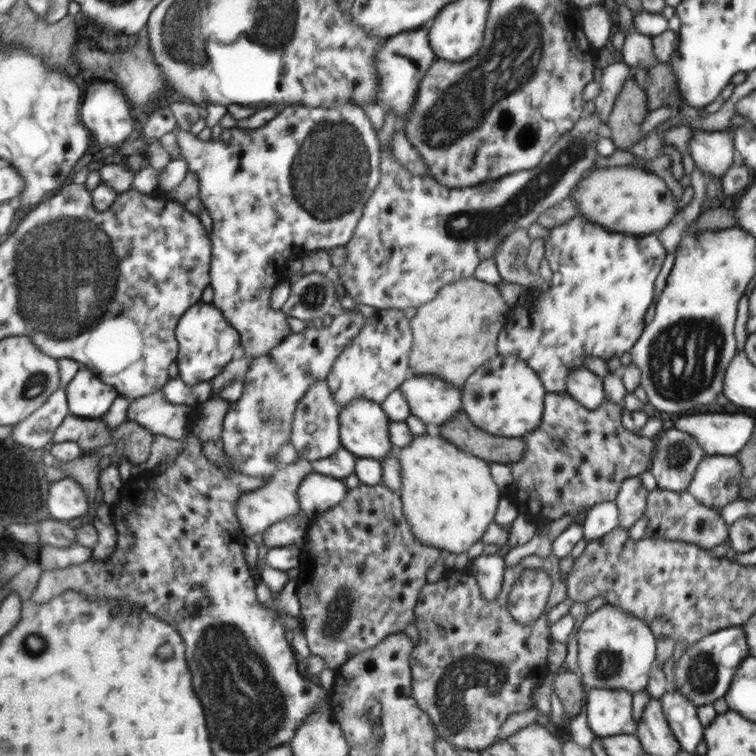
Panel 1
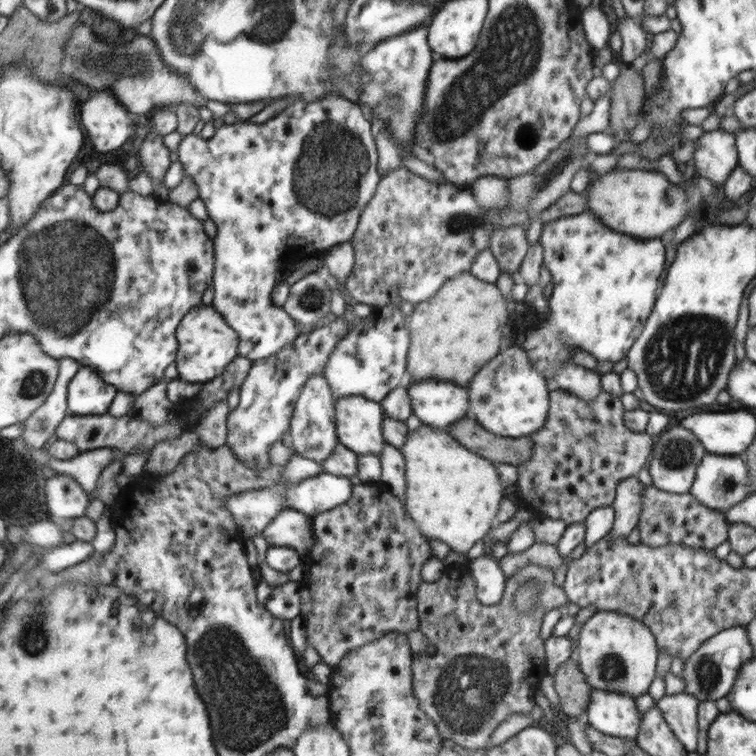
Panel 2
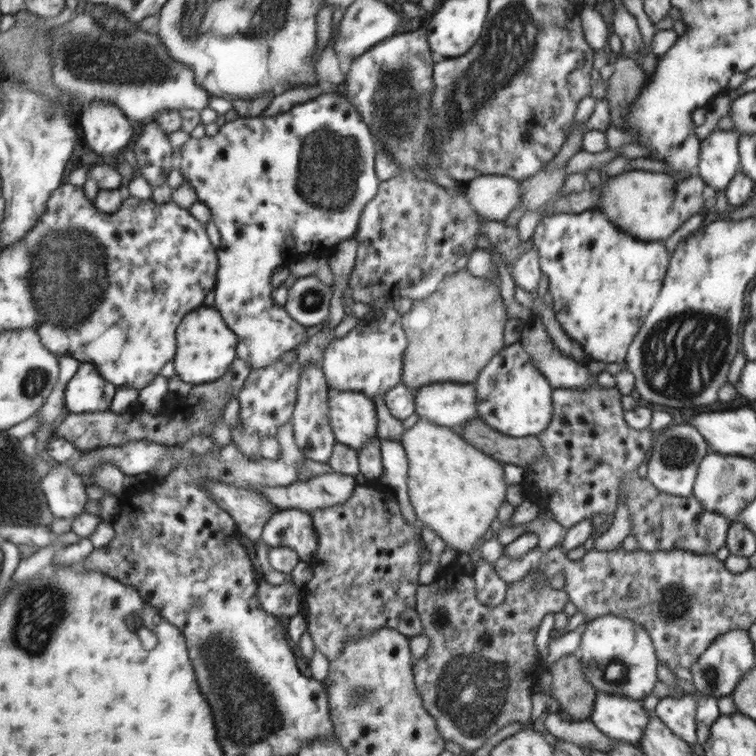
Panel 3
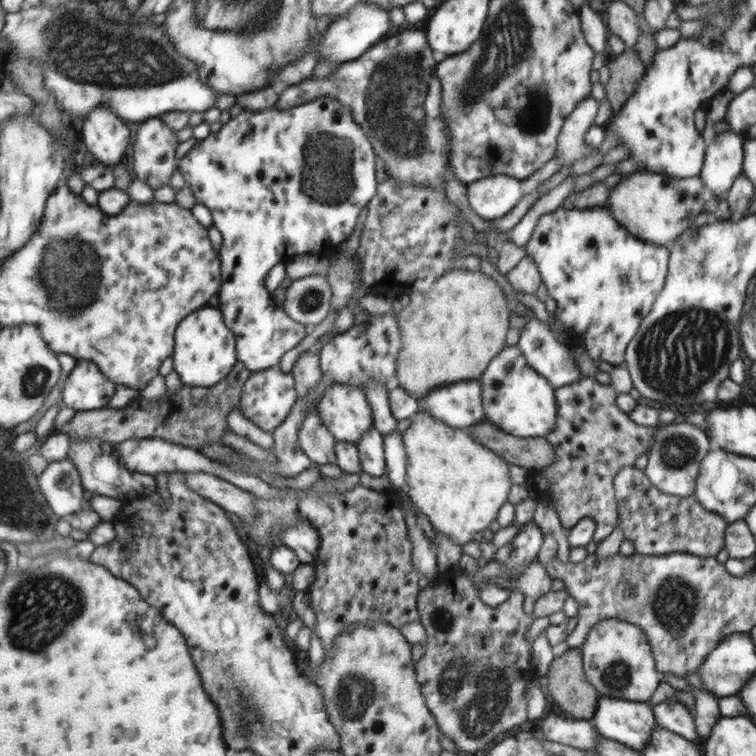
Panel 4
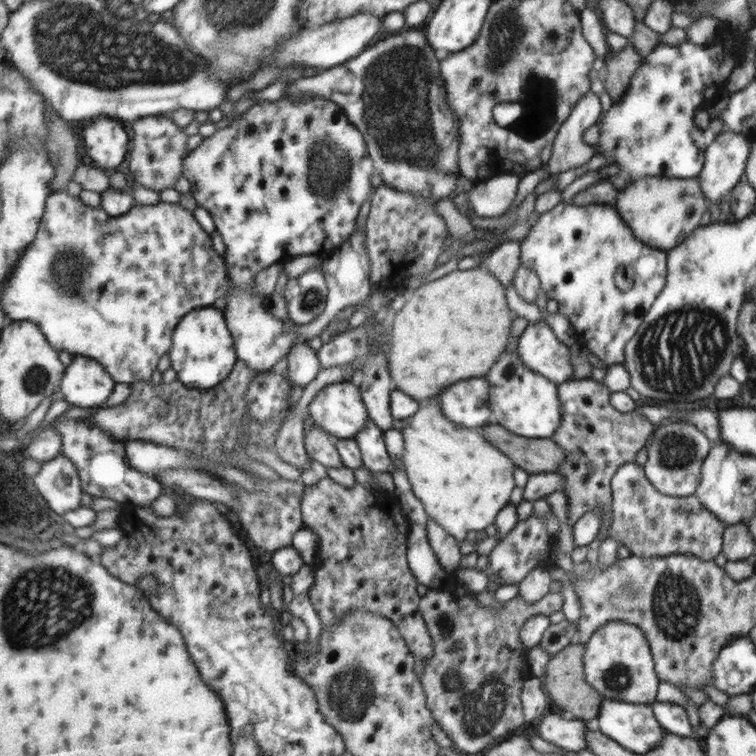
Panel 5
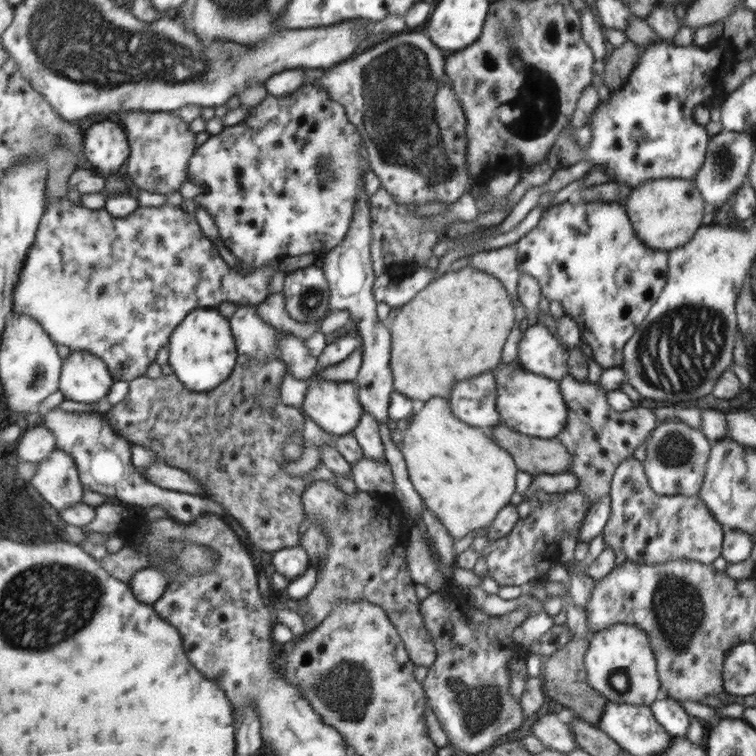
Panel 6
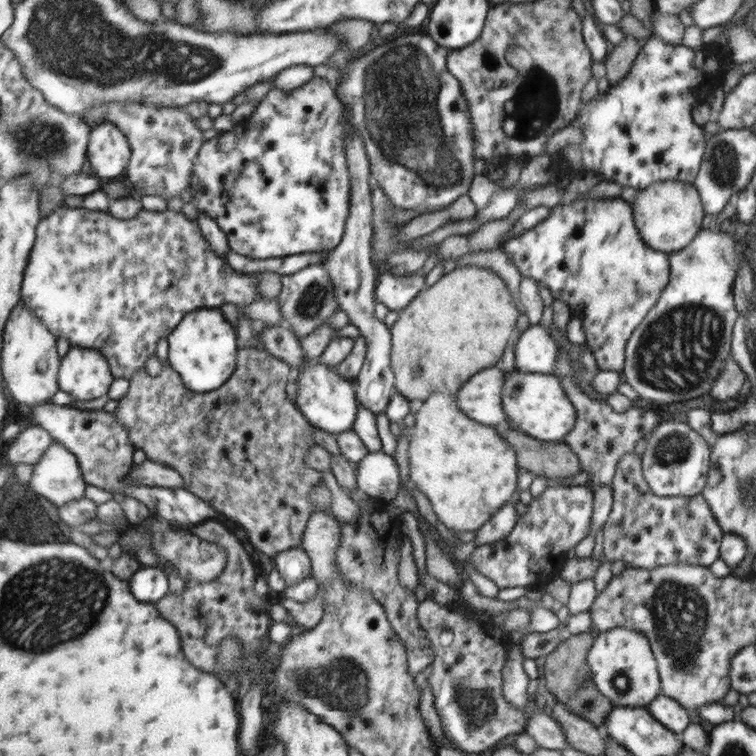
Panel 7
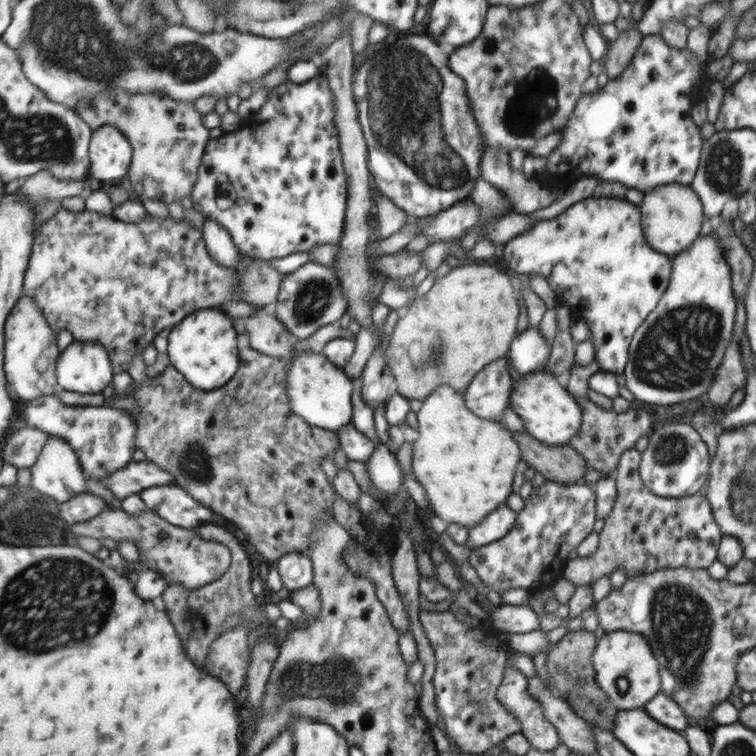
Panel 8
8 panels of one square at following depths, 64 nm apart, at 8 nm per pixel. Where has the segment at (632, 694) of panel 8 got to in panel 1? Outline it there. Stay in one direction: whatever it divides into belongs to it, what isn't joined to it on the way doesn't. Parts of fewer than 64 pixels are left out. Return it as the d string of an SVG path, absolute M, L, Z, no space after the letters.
M603 604L587 614L577 629L577 666L590 688L617 688L639 692L645 688L655 658L655 638L641 619L616 606Z

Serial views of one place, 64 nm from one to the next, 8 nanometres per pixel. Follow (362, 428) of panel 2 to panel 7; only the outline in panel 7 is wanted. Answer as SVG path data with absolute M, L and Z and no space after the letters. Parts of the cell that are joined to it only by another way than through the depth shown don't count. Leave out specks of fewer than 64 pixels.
M317 358L307 359L306 363L298 370L295 384L297 384L297 389L293 401L294 407L312 427L335 435L347 431L355 425L356 412L359 410L355 395L355 383L353 380L338 375L335 366L326 365Z

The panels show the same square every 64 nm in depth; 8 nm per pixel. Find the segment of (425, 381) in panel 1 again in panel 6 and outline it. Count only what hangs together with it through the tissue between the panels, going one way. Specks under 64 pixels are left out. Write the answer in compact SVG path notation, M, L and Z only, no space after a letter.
M485 371L454 384L446 398L458 419L465 424L488 429L501 424L496 408L496 391L494 374Z

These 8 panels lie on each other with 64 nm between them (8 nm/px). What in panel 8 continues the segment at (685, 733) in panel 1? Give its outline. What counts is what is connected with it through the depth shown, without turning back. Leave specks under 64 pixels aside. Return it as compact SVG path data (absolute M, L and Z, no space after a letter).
M663 693L653 696L644 704L643 709L653 720L660 722L665 728L671 728L680 732L687 728L687 720L683 709L672 699Z

